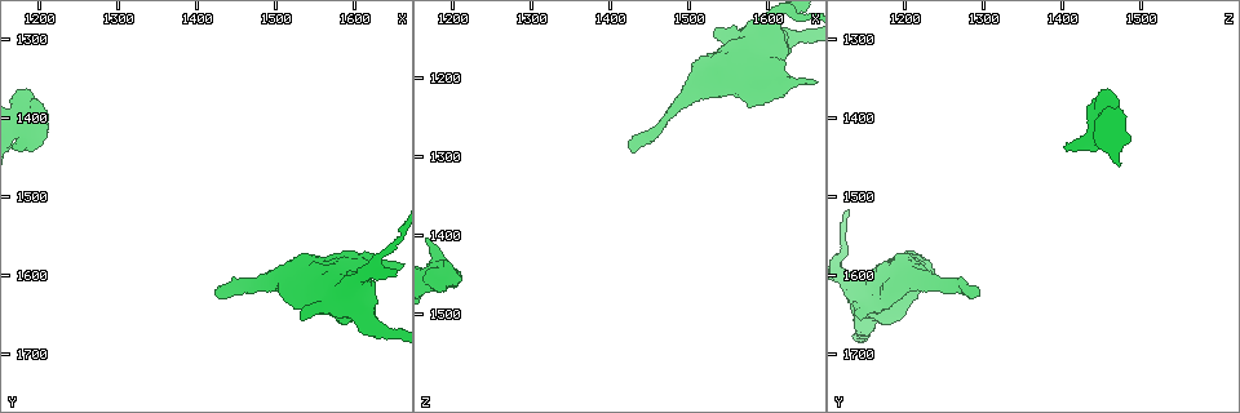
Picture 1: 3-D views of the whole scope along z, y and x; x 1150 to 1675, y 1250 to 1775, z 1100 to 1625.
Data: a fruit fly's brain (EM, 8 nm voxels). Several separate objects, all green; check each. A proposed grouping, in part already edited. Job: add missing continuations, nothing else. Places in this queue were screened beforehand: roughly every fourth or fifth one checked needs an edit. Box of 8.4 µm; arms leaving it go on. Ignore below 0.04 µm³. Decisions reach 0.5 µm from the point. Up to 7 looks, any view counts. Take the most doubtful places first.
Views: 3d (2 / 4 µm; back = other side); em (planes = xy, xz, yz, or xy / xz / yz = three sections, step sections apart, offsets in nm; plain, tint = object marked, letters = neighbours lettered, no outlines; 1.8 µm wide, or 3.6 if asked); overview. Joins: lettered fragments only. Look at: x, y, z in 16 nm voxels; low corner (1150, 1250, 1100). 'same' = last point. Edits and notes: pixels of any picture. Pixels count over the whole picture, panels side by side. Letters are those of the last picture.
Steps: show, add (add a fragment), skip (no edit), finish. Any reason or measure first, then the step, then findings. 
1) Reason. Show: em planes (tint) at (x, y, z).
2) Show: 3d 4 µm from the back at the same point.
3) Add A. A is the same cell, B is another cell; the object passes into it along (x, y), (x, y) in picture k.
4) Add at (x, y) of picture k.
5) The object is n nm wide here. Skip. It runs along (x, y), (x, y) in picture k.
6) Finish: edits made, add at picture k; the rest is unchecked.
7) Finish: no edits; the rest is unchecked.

Branch stops here. Show: em xz step 16 (letters) at (1435, 1630, 1295).

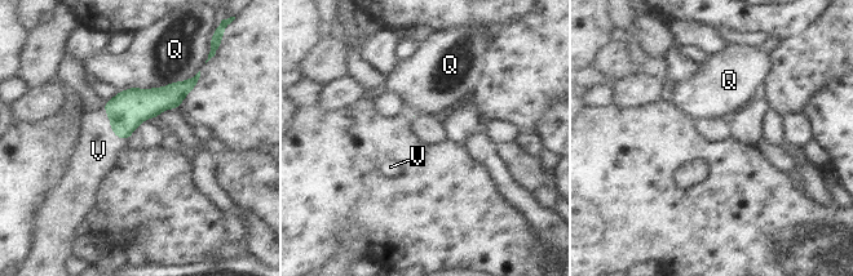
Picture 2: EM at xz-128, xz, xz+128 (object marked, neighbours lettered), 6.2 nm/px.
Add V. V is the same cell, Q is another cell; the object passes into it along (127, 110), (111, 127), (98, 151) in picture 2; the cell continues.

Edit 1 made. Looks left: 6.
Free end. Show: em planes (letters) at (1190, 1390, 1430).

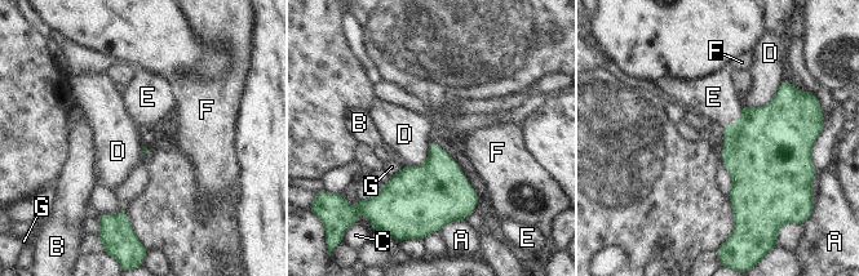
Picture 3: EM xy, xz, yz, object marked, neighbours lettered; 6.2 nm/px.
The longest contact is with D, 280 nm. Add E. E is the same cell, A, B, C, D, F and G are other cells; the object passes into it along (767, 147), (739, 119), (713, 97) in picture 3; the cell continues.

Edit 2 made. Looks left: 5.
Finish: edits made, add at picture 2, add at picture 3; the rest is unchecked.

